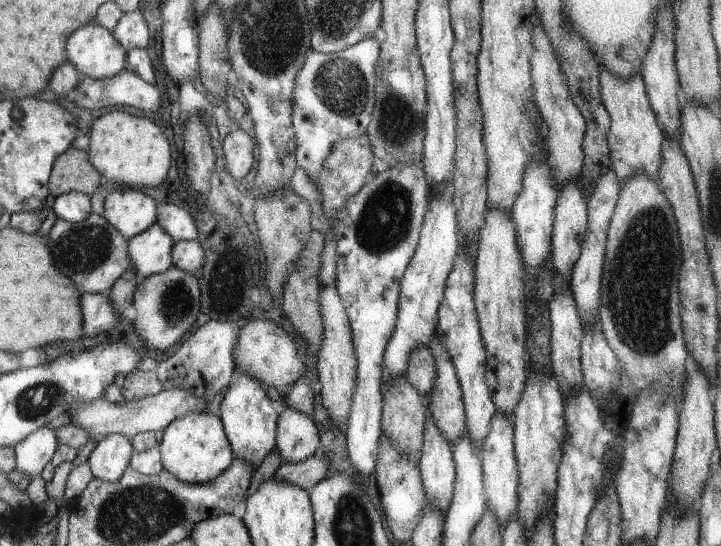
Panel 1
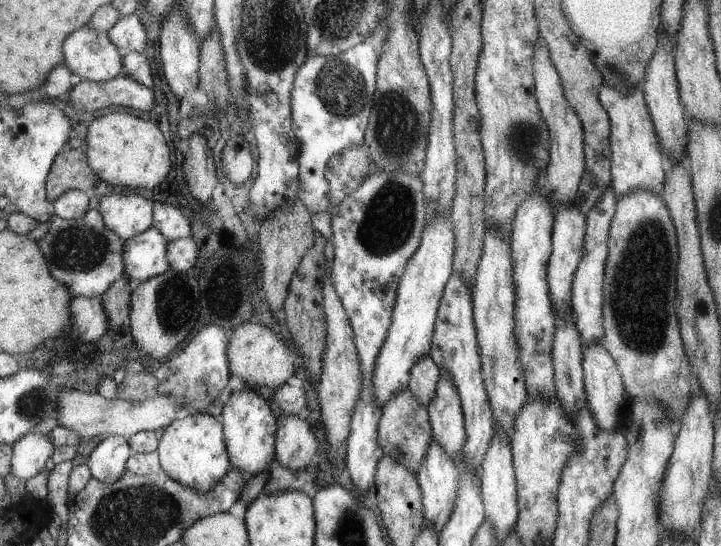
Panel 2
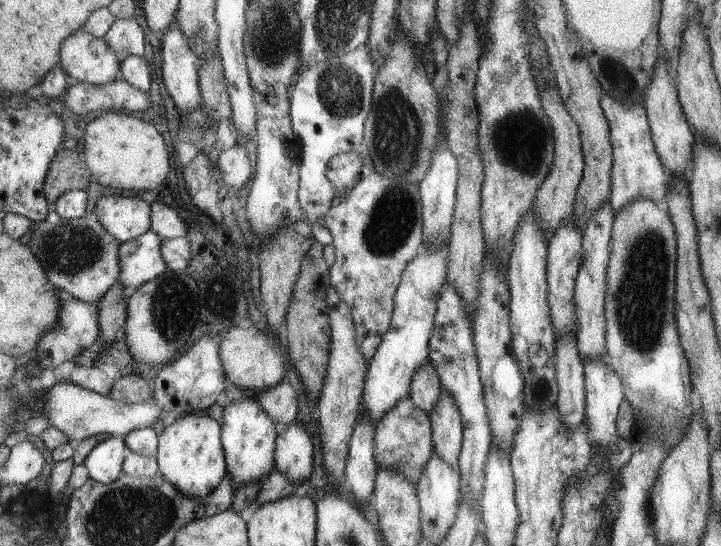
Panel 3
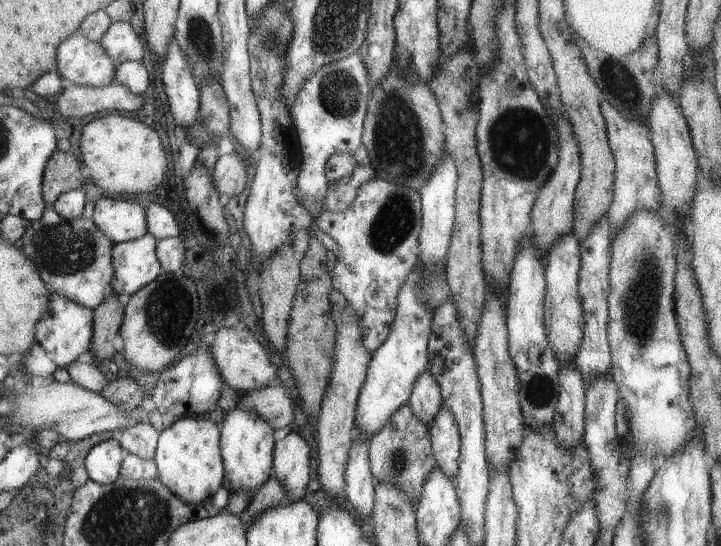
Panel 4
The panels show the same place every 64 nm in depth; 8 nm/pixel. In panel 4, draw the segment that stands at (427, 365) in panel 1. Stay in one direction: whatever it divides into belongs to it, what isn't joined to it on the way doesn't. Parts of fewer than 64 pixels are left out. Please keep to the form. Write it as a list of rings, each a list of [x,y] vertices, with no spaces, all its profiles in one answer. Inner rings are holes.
[[[425,370],[415,382],[411,398],[409,398],[409,406],[423,424],[429,426],[435,420],[441,408],[441,392],[439,392],[435,376],[429,370]]]

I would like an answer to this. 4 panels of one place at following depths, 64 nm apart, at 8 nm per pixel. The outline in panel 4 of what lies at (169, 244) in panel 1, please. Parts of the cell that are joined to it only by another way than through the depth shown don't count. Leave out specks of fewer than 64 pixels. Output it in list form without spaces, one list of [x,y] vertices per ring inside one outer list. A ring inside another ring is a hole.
[[[145,234],[139,240],[113,244],[111,258],[115,276],[109,284],[109,292],[113,292],[115,296],[133,296],[161,274],[161,264],[157,258],[157,238],[151,234]]]

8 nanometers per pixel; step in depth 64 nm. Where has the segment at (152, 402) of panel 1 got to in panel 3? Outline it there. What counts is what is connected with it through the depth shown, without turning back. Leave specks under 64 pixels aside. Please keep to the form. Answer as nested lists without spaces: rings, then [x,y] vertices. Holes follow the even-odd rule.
[[[57,382],[47,390],[47,400],[43,400],[43,418],[51,424],[51,428],[59,428],[69,442],[77,444],[89,436],[109,434],[109,436],[127,436],[135,428],[151,428],[155,420],[161,420],[161,408],[155,404],[123,404],[109,396],[101,396],[93,390],[85,390],[71,382]]]

